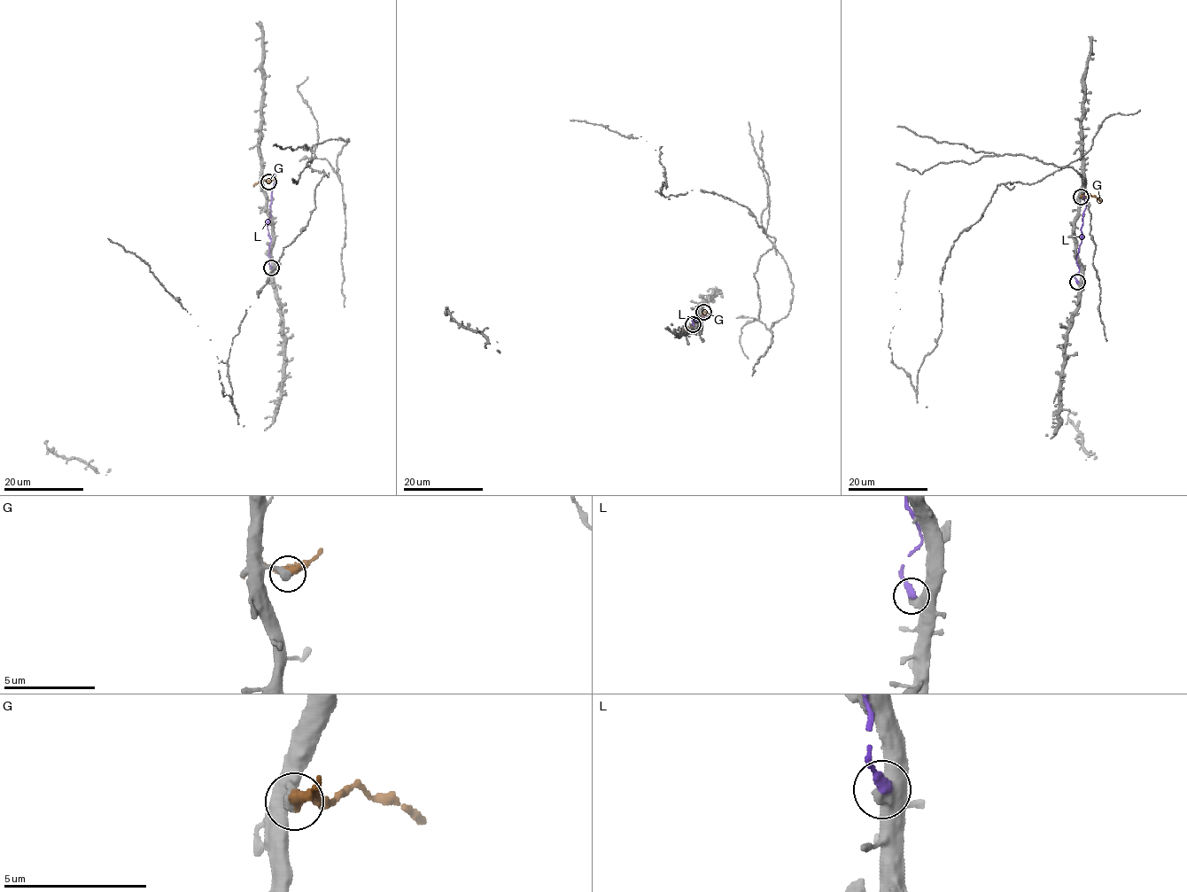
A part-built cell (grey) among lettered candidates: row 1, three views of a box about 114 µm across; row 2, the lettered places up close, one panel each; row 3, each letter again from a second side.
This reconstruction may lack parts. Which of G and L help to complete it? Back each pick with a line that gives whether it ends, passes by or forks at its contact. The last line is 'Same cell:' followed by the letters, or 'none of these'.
G: it ends
Same cell: G

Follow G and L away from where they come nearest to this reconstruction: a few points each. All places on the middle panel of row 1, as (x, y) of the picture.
G: (703, 312), (684, 329)
L: (693, 324), (695, 319), (704, 319), (711, 314)

